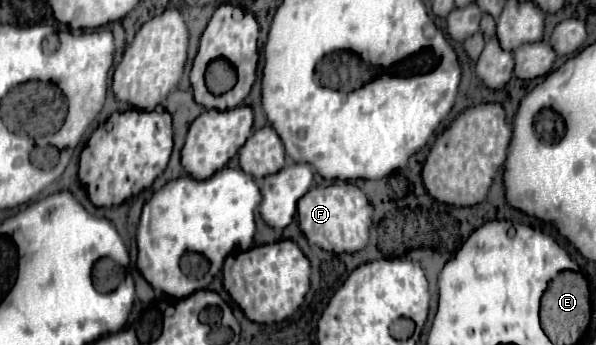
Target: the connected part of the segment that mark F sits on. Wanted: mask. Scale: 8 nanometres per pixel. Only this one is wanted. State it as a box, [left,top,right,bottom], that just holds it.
[298,183,372,253]

